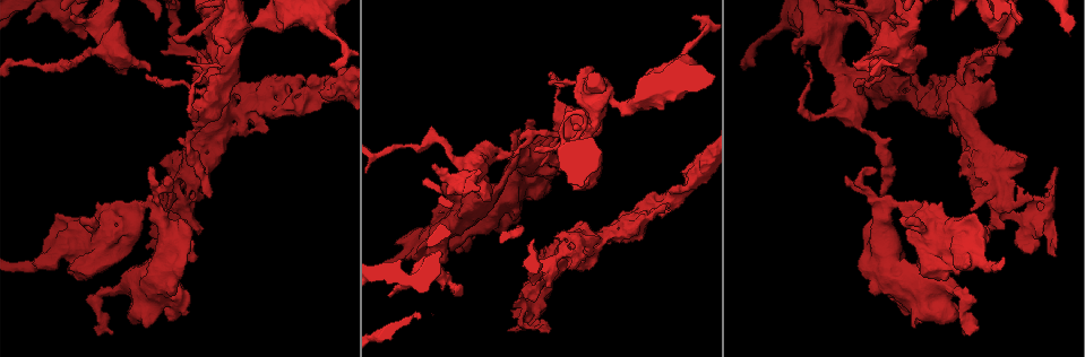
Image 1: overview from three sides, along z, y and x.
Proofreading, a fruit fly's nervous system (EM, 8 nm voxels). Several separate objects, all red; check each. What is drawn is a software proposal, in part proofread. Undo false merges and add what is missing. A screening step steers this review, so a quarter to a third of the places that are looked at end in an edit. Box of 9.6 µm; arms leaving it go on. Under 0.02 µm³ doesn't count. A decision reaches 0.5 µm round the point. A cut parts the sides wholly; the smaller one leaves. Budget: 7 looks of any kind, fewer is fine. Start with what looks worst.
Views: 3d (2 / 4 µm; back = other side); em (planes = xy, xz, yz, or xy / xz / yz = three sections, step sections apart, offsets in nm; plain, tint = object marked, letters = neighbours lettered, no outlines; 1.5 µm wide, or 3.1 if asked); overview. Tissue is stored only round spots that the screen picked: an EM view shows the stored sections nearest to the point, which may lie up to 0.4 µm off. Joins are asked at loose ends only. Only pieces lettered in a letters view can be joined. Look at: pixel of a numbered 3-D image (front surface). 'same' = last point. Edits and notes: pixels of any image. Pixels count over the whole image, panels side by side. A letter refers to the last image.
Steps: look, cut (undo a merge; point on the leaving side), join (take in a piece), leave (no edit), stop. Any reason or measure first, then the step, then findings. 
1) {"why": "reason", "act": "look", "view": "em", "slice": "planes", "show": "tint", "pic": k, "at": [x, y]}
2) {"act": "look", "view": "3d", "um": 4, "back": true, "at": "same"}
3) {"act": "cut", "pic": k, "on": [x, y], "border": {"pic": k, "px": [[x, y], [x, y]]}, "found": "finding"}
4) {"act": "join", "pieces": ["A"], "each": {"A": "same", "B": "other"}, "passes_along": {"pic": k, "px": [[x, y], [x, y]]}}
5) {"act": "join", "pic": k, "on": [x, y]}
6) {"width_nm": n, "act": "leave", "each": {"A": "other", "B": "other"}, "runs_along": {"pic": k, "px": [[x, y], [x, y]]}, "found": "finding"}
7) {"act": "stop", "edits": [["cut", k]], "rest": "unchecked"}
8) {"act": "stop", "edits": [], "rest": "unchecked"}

{"why": "thick turns thin", "act": "look", "view": "em", "slice": "xy", "step": 8, "show": "tint", "pic": 1, "at": [535, 305]}

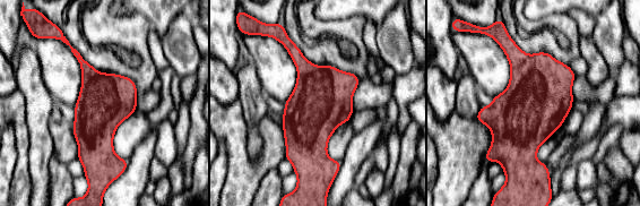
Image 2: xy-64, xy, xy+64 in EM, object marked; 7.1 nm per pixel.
{"why": "what lies round it", "act": "look", "view": "em", "slice": "xy", "step": 8, "show": "letters", "at": "same"}

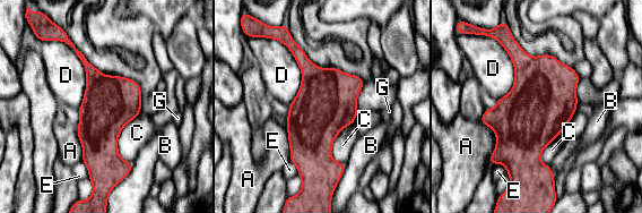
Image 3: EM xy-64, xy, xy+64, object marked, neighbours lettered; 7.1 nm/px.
{"width_nm": 380, "act": "leave", "each": {"A": "other", "B": "other", "C": "other", "D": "other", "E": "other", "G": "other"}, "border": {"pic": 3, "px": [[61, 41], [85, 70], [78, 109]]}, "found": "one neuron here"}

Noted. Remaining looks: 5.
{"why": "branch stops here", "act": "look", "view": "em", "slice": "planes", "show": "letters", "pic": 1, "at": [94, 326]}

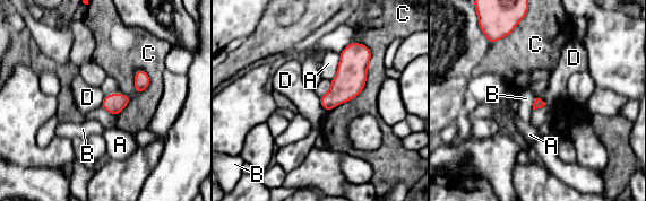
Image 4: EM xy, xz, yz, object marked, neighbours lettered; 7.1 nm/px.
{"act": "leave", "each": {"A": "other", "B": "other", "C": "other", "D": "other"}, "border": {"pic": 4, "px": [[319, 96], [319, 103], [327, 112]]}, "found": "none of them fits"}

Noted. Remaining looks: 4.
{"why": "branch stops here", "act": "look", "view": "3d", "um": 2, "back": true, "pic": 1, "at": [187, 63]}

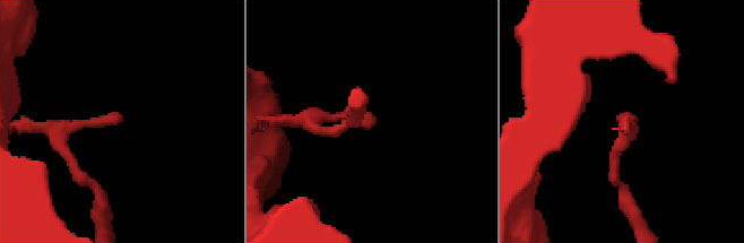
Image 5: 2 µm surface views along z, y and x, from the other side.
{"why": "need the tissue", "act": "look", "view": "em", "slice": "yz", "step": 8, "show": "letters", "pic": 5, "at": [120, 118]}

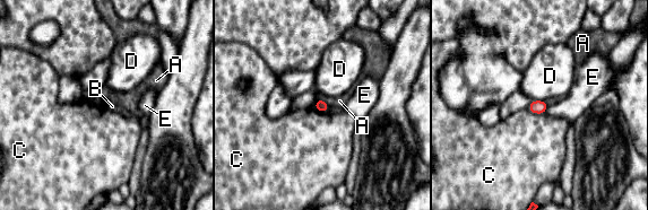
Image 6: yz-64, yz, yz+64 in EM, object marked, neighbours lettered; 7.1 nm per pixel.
{"longest_contact_nm": ["C", 130], "act": "leave", "each": {"A": "other", "B": "other", "C": "other", "D": "other", "E": "other"}, "found": "no lettered piece goes on from it"}

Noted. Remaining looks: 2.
{"act": "stop", "edits": [], "rest": "unchecked"}

